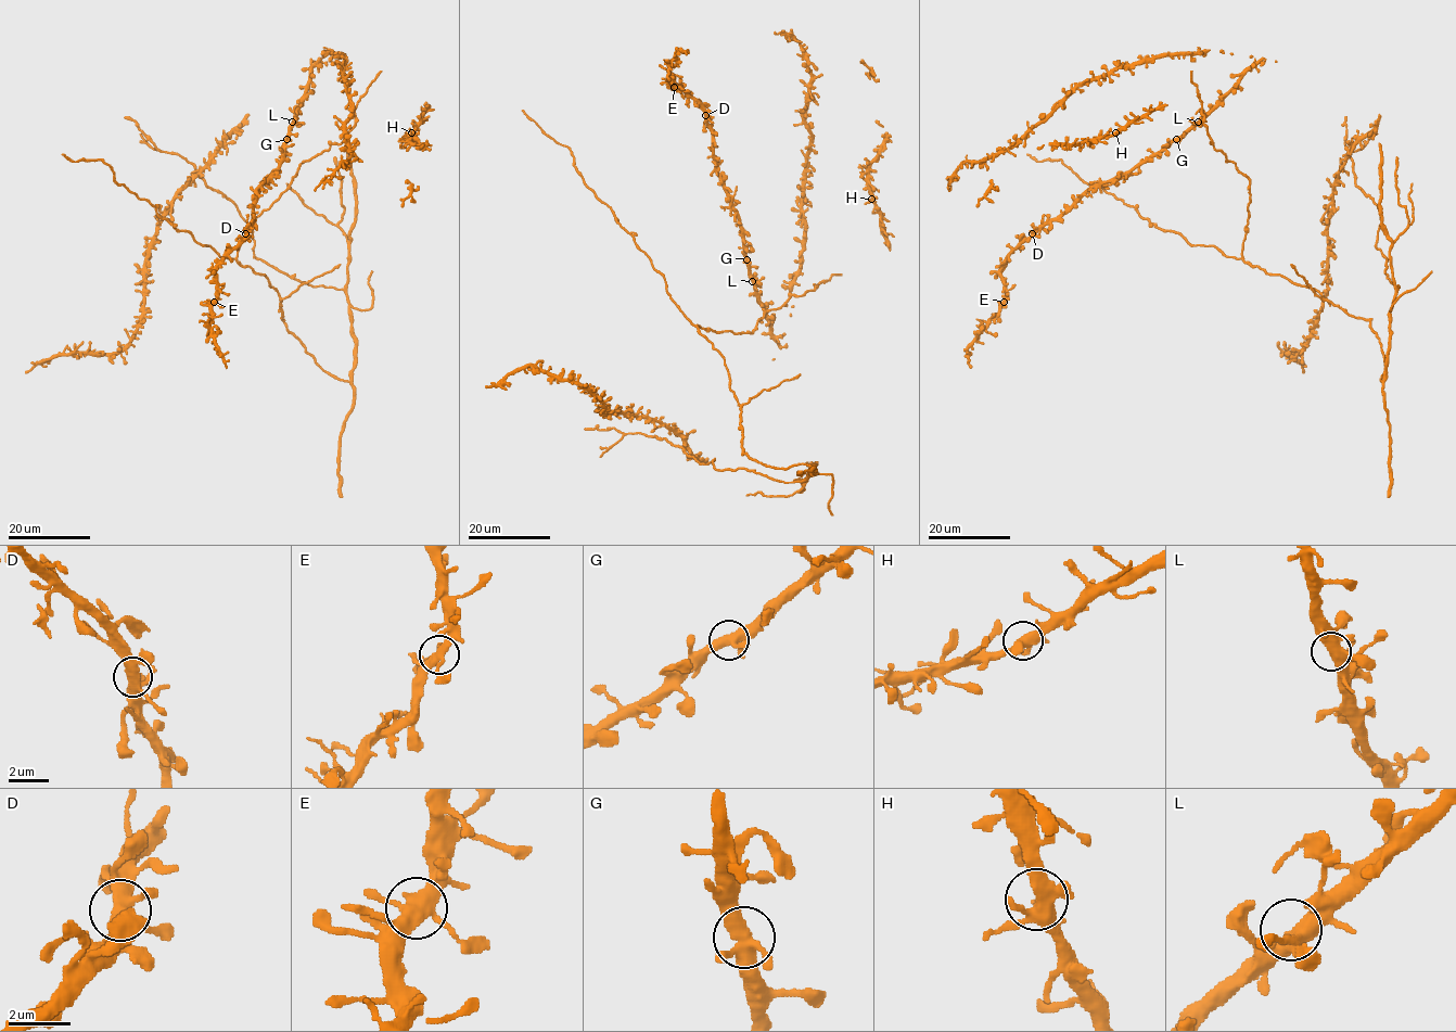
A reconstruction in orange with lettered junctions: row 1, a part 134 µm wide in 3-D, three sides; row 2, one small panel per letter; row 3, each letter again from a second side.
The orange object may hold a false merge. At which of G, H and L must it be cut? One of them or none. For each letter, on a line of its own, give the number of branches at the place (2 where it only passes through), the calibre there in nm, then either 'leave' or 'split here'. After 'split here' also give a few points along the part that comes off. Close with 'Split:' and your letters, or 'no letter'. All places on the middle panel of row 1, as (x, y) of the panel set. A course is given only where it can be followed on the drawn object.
G: branches 4; calibre 420 nm; leave
H: branches 5; calibre 440 nm; leave
L: branches 4; calibre 440 nm; leave
Split: no letter

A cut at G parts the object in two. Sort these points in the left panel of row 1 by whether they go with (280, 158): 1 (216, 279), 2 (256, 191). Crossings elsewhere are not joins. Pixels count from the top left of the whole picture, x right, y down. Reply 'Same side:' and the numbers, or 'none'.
Same side: 1, 2

